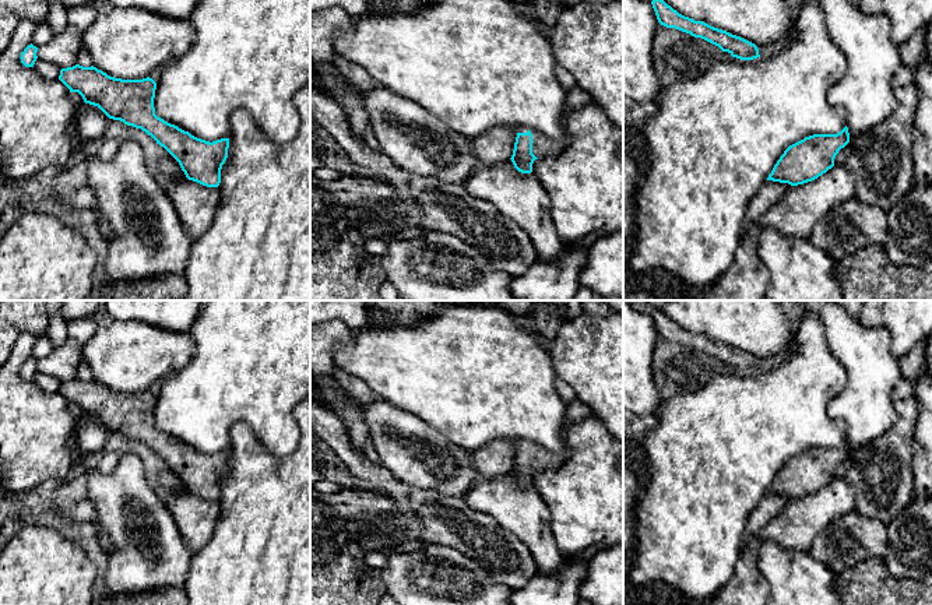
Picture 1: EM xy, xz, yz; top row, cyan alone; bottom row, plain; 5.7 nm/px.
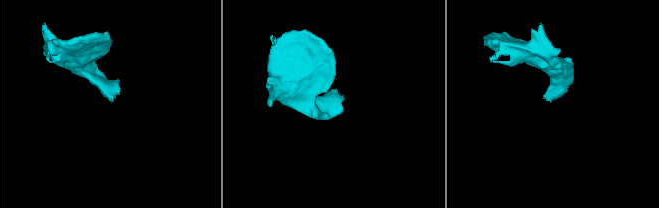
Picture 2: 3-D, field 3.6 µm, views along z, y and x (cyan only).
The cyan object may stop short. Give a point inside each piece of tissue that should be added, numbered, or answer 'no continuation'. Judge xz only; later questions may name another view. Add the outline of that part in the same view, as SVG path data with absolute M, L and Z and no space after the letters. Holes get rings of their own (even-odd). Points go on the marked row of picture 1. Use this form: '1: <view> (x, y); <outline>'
1: xz (542, 146); M517 127L517 133L527 133L531 131L532 134L532 154L541 159L545 156L556 156L566 150L569 145L570 136L565 137L563 140L553 140L539 134L538 131L528 129L528 127Z

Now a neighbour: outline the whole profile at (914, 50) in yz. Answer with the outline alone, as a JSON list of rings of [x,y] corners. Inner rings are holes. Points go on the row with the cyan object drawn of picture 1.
[[[924,29],[917,31],[907,42],[898,45],[900,66],[893,77],[894,87],[911,84],[918,64],[928,57]]]

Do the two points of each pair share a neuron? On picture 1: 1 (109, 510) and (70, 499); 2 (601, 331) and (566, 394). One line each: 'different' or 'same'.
1: different
2: different

